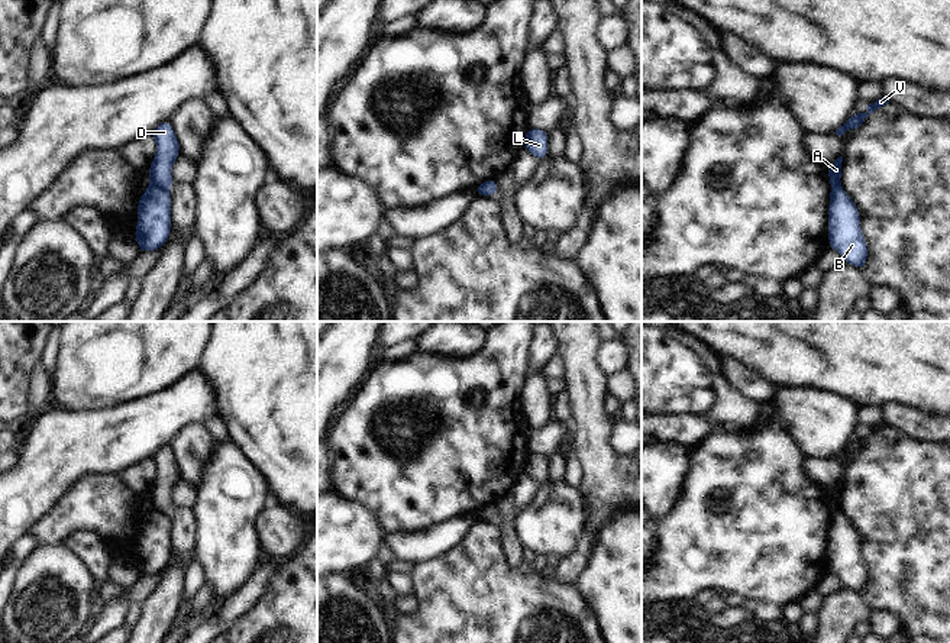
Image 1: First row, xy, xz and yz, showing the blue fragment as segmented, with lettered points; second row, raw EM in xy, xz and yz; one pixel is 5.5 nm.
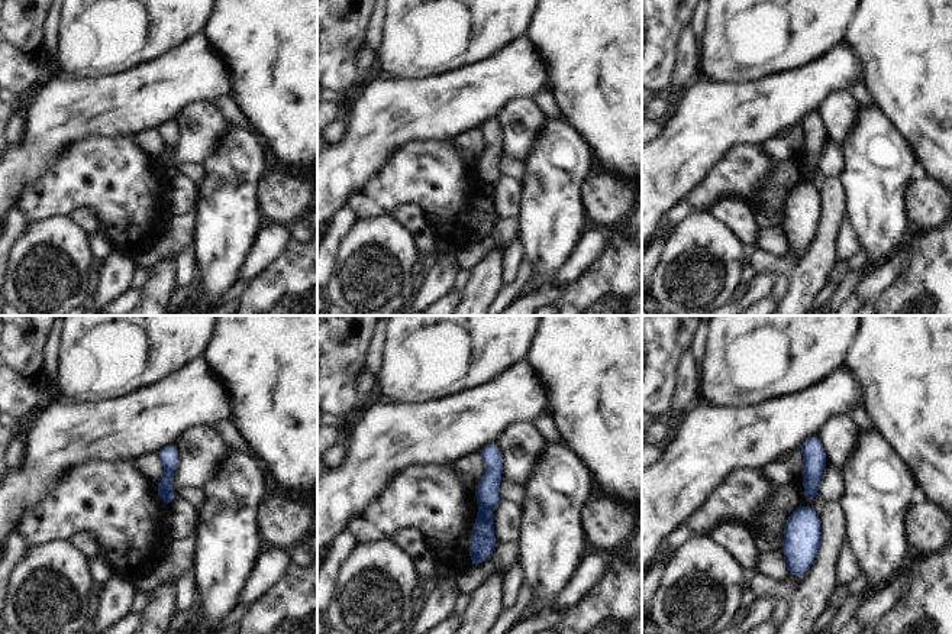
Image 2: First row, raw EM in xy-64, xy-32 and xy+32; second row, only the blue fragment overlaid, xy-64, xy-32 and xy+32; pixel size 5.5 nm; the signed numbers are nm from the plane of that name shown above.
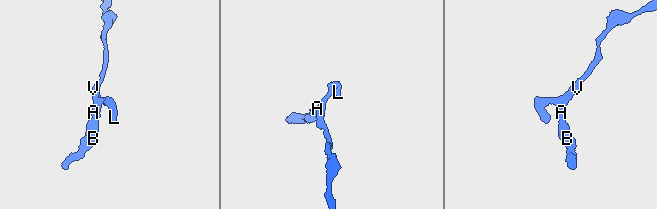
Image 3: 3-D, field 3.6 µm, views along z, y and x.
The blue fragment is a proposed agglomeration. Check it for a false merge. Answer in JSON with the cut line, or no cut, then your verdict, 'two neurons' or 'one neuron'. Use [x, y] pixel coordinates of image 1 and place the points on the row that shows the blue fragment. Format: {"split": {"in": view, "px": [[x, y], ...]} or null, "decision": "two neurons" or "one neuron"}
{"split": {"in": "xy", "px": [[151, 183], [167, 190]]}, "decision": "two neurons"}

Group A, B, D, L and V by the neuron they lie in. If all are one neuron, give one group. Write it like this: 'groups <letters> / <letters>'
groups A D L V / B

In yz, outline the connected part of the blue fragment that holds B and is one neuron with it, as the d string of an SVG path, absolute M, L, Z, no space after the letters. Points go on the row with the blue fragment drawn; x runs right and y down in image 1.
M840 184L830 191L828 248L860 271L866 265L867 245L860 230L860 213Z

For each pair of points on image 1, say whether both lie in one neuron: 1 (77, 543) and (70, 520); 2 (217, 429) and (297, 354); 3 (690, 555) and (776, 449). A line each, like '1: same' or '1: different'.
1: different
2: different
3: same

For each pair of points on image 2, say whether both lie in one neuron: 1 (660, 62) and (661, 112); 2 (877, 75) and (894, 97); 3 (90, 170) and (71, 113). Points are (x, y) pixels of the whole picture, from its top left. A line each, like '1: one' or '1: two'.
1: two
2: one
3: two

